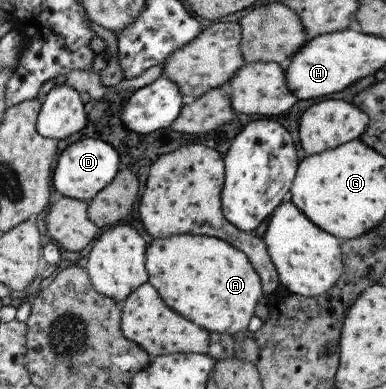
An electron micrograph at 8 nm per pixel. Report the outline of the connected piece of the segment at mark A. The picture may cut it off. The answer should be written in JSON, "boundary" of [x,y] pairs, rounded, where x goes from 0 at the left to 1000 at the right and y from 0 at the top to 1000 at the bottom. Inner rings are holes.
{"boundary":[[[453,602],[378,627],[373,689],[422,779],[528,848],[588,861],[640,848],[645,817],[679,753],[679,728],[640,658],[552,607]]]}

